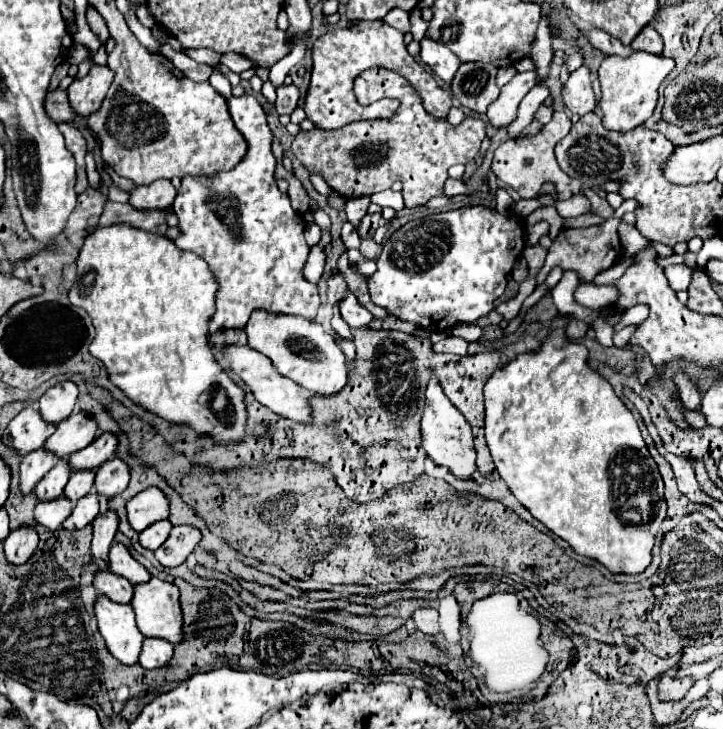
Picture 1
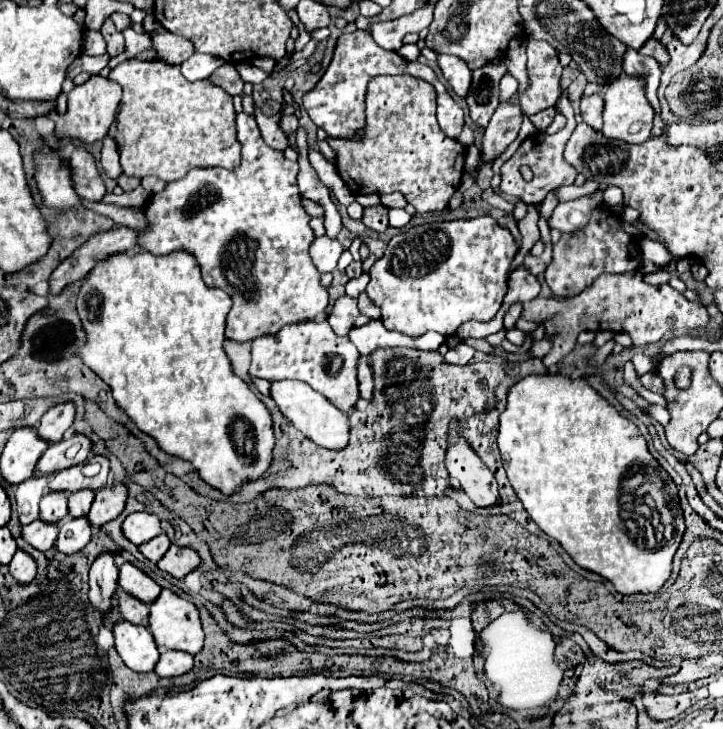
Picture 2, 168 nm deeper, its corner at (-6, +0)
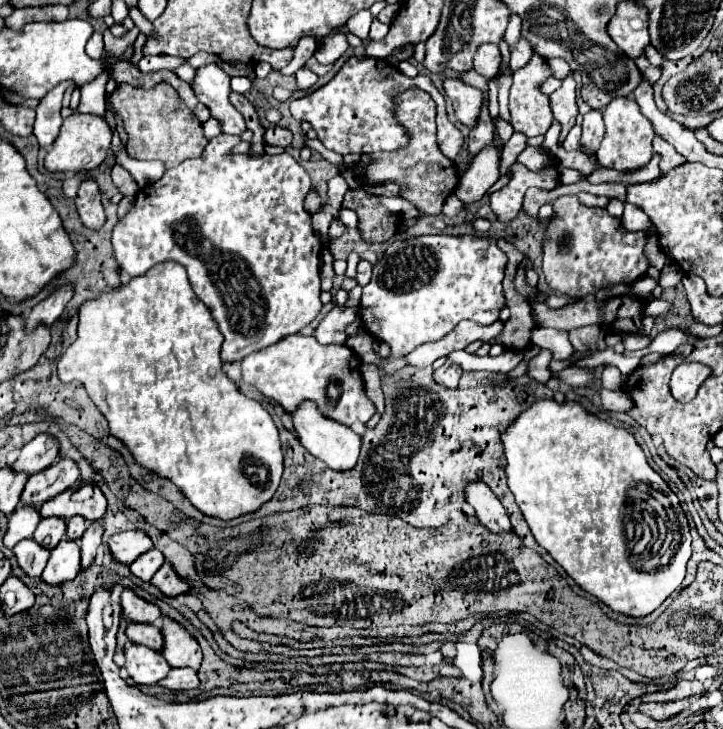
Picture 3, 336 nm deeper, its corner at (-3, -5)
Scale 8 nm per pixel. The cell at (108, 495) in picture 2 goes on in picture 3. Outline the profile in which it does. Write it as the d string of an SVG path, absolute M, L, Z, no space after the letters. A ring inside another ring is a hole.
M90 522L88 530L82 534L80 538L80 550L82 550L82 568L90 566L94 562L96 550L102 544L102 534L104 534L104 526L102 522Z

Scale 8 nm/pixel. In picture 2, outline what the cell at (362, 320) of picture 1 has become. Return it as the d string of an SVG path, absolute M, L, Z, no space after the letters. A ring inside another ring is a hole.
M343 295L335 301L333 311L329 315L329 325L337 335L347 335L353 327L353 321L359 317L359 309L357 309L357 301Z

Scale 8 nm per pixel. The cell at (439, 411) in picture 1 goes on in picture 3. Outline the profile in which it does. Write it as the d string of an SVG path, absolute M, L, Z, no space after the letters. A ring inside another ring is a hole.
M470 482L464 492L466 492L466 502L476 510L478 520L486 528L490 528L492 532L512 530L512 524L504 506L484 482Z

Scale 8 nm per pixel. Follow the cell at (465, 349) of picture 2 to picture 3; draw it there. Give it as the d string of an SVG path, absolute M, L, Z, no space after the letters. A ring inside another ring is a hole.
M446 360L438 370L434 370L434 380L446 388L456 388L460 380L462 368L450 360Z

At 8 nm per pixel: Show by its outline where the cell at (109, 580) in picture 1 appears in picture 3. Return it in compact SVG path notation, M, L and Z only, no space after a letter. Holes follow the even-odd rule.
M128 622L126 626L126 636L136 642L136 644L144 644L152 650L160 650L162 648L162 634L154 624L140 624L140 622Z

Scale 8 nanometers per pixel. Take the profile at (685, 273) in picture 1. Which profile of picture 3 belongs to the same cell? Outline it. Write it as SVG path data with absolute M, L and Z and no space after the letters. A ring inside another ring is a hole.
M644 276L644 278L638 278L630 288L636 296L646 296L646 294L652 294L652 290L658 286L658 282L650 276Z

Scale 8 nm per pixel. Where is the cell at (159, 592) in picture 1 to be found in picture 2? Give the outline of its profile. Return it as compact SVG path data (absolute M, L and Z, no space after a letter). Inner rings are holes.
M163 589L159 601L149 605L149 609L149 631L161 651L173 649L187 651L191 655L201 651L203 629L199 623L199 611L191 601Z

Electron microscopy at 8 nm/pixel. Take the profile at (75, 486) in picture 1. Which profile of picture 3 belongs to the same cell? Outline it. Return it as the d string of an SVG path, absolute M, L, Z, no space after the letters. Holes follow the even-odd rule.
M80 516L70 518L70 520L68 520L68 532L66 532L66 536L68 536L70 540L76 540L76 538L80 538L80 536L84 534L86 526L88 526L88 522L84 522L84 518L80 518Z

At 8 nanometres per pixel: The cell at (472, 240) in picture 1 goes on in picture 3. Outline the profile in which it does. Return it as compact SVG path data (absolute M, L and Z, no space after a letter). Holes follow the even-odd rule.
M418 236L406 240L394 240L388 244L384 256L374 264L372 280L362 288L360 318L364 330L378 340L386 342L392 350L392 358L410 354L414 348L444 338L460 320L472 320L478 324L492 324L498 320L498 312L504 306L502 278L508 256L488 238L476 236Z

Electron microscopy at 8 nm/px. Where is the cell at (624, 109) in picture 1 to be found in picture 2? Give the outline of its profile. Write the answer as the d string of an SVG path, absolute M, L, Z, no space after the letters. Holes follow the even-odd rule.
M623 73L623 77L619 77L611 85L607 85L603 99L605 99L605 111L603 111L605 125L603 125L601 133L607 139L617 139L617 141L623 141L623 143L641 145L643 141L647 141L651 137L655 111L651 109L651 103L647 101L647 97L643 93L643 79L627 77Z

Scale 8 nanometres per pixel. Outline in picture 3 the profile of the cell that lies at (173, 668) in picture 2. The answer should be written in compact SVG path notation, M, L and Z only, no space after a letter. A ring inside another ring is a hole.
M172 668L168 678L160 680L160 686L168 688L168 690L192 690L198 686L198 676L196 670L188 670L188 668Z

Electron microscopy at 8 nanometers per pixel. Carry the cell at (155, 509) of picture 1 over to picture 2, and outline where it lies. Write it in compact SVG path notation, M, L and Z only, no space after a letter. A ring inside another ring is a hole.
M131 513L125 521L123 521L123 535L133 543L133 545L141 545L151 541L155 535L161 533L161 525L159 525L159 517L151 515L151 513Z

